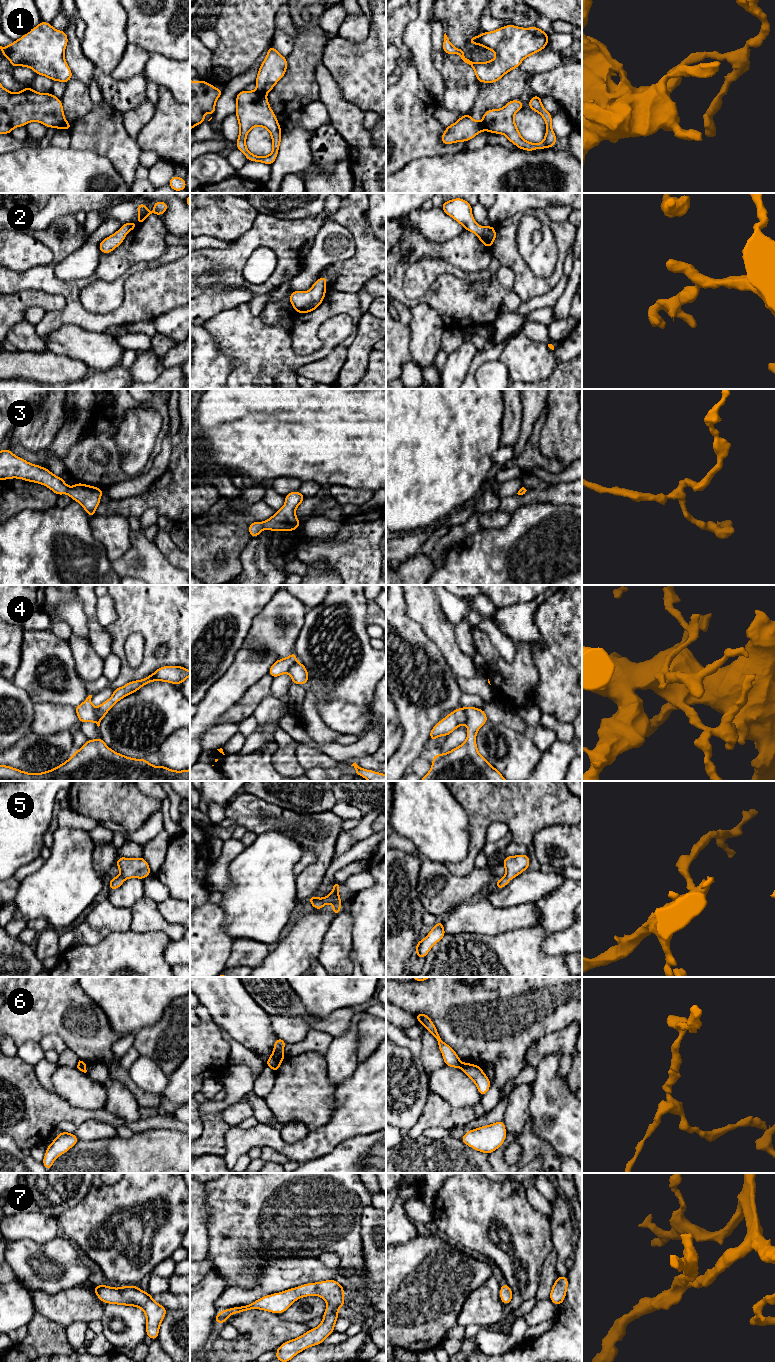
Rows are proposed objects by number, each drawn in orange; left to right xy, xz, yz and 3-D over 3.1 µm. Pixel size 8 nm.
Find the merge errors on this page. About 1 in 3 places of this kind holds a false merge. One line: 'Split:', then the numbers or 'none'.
Split: 1, 4, 6

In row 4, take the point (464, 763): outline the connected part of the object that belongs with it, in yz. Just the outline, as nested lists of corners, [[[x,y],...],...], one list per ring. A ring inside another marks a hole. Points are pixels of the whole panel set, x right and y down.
[[[465,707],[465,712],[468,728],[465,742],[447,753],[435,754],[430,771],[420,781],[509,781],[478,752],[476,735],[488,720],[486,713],[476,707]]]

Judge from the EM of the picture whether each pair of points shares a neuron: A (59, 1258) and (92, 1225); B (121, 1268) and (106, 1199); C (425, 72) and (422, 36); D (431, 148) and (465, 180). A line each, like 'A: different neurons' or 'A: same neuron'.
A: different neurons
B: same neuron
C: same neuron
D: different neurons

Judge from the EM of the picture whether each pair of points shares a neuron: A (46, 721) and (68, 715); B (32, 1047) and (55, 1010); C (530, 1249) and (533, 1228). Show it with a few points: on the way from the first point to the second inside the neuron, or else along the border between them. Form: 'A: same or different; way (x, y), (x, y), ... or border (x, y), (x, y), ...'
A: same; way (51, 718), (63, 718)
B: different; border (39, 1041), (25, 1041), (18, 1047)
C: same; way (530, 1244), (532, 1233)

